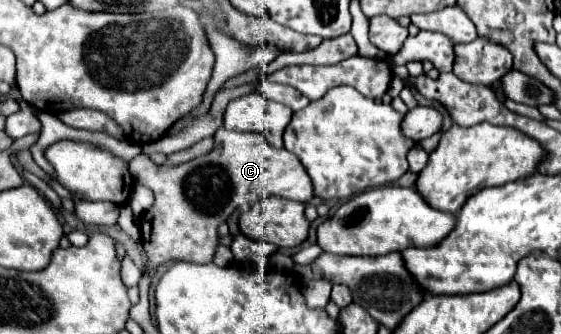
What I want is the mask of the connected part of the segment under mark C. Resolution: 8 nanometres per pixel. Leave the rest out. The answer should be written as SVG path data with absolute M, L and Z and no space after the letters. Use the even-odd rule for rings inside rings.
M219 129L215 133L215 143L217 147L193 161L187 161L183 165L167 167L167 165L157 165L153 163L147 155L137 155L129 163L129 171L135 177L137 183L149 187L155 195L155 203L151 209L147 209L139 217L139 231L143 239L143 253L147 257L150 268L155 268L170 260L193 261L193 263L209 263L215 255L215 247L219 241L217 235L217 225L227 221L227 217L242 203L250 204L267 197L267 195L279 195L285 199L293 199L299 203L309 203L313 195L313 183L297 159L297 155L285 151L285 147L275 149L275 147L265 147L263 135L257 133L235 133L227 129Z

